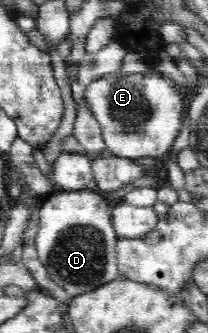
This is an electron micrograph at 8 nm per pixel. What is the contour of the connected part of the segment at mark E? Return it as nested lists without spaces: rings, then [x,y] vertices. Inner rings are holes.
[[[150,68],[144,74],[124,75],[121,70],[106,74],[102,79],[86,86],[83,98],[90,112],[98,119],[105,146],[113,153],[124,158],[136,158],[150,156],[156,159],[164,158],[171,153],[174,141],[182,130],[183,95],[176,82],[165,75]]]

